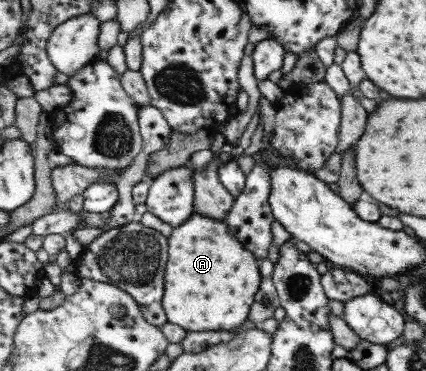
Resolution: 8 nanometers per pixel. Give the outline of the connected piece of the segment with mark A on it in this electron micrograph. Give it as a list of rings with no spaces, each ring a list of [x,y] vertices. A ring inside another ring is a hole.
[[[193,213],[190,216],[190,219],[186,219],[182,225],[178,225],[178,227],[174,227],[172,229],[172,233],[169,236],[169,251],[170,251],[170,263],[168,263],[168,269],[165,269],[165,281],[166,281],[166,301],[163,298],[163,305],[166,305],[165,311],[167,313],[167,317],[169,321],[172,323],[176,323],[176,325],[180,325],[180,327],[184,327],[187,332],[190,331],[237,331],[242,329],[250,317],[250,311],[252,311],[254,303],[256,301],[257,292],[261,291],[261,283],[263,280],[262,275],[260,274],[260,264],[256,255],[250,251],[250,249],[246,249],[246,245],[240,241],[234,233],[230,233],[230,229],[228,229],[228,225],[224,223],[222,220],[217,220],[212,217],[208,217],[202,215],[200,213]]]

